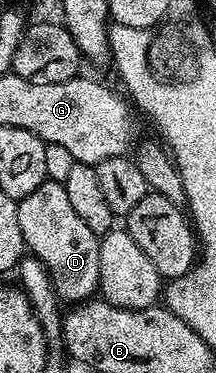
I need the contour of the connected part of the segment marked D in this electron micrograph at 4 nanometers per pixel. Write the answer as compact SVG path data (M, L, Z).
M46 179L18 205L17 222L21 222L26 251L46 266L60 301L68 300L68 305L74 306L92 299L98 293L101 278L100 237L73 210L65 186Z

